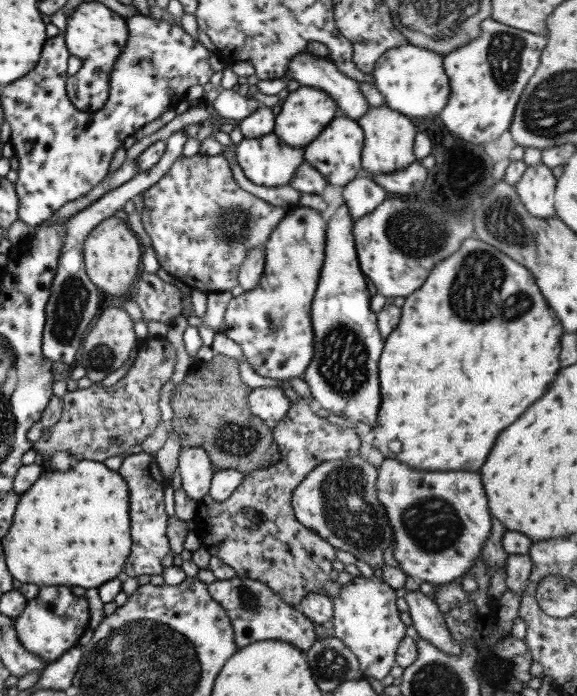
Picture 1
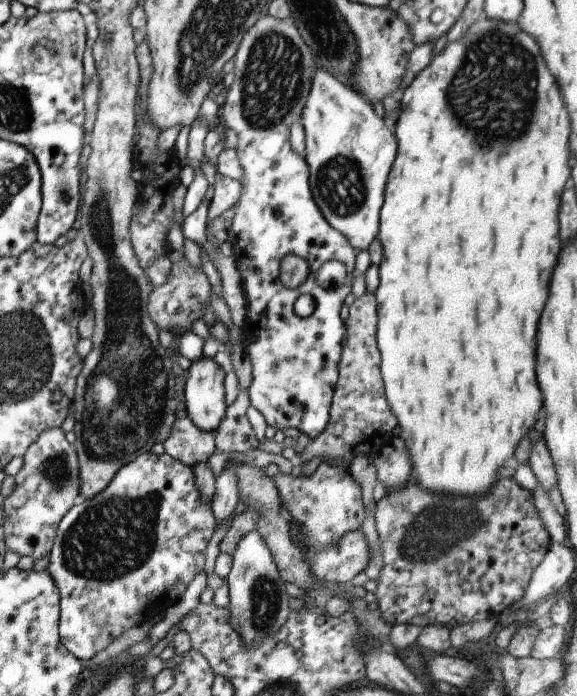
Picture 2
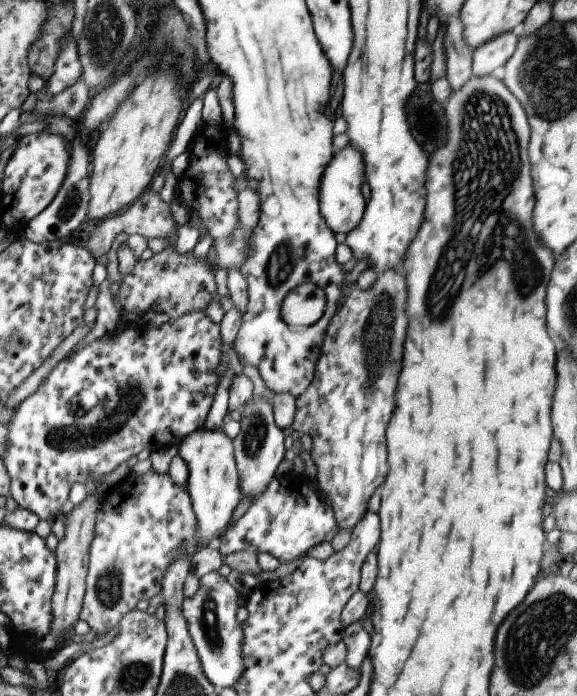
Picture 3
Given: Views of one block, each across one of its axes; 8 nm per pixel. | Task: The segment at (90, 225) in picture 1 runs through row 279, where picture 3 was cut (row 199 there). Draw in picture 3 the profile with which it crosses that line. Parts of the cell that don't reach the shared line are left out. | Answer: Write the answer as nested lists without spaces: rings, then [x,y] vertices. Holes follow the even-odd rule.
[[[47,84],[35,92],[35,106],[33,106],[33,112],[35,116],[39,116],[36,120],[42,120],[45,123],[43,131],[51,132],[51,134],[57,134],[61,136],[65,142],[67,142],[67,148],[69,148],[69,160],[67,160],[67,172],[65,172],[65,178],[61,182],[57,194],[53,197],[53,200],[47,204],[34,216],[25,226],[24,234],[25,239],[34,243],[51,242],[55,240],[61,240],[65,238],[67,234],[71,234],[73,230],[86,220],[87,206],[89,206],[89,172],[87,169],[90,166],[88,160],[87,144],[83,140],[79,140],[79,134],[74,131],[72,125],[77,123],[77,120],[73,118],[61,118],[61,116],[46,116],[47,108],[49,108],[49,102],[53,100],[53,94],[47,94]],[[87,150],[87,152],[85,152]],[[88,167],[88,168],[87,168]]]

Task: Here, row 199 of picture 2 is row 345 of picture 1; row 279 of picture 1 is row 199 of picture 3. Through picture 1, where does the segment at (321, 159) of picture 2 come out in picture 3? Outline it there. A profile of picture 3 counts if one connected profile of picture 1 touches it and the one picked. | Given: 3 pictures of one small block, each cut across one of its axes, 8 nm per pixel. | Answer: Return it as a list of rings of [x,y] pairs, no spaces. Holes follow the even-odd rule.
[[[347,144],[341,152],[333,153],[329,164],[325,166],[321,178],[319,178],[318,209],[324,223],[333,233],[347,234],[351,232],[365,210],[365,200],[361,194],[360,186],[365,180],[363,174],[363,160],[361,152],[355,150],[351,144]]]

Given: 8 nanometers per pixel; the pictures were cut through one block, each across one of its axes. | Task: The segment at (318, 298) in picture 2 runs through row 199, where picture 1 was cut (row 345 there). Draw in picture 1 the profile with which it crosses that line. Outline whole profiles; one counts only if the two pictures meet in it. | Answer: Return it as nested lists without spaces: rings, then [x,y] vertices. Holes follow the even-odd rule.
[[[291,207],[264,242],[264,265],[255,288],[231,297],[221,333],[236,342],[251,369],[263,378],[303,378],[314,352],[310,303],[324,258],[326,224],[313,208]]]

